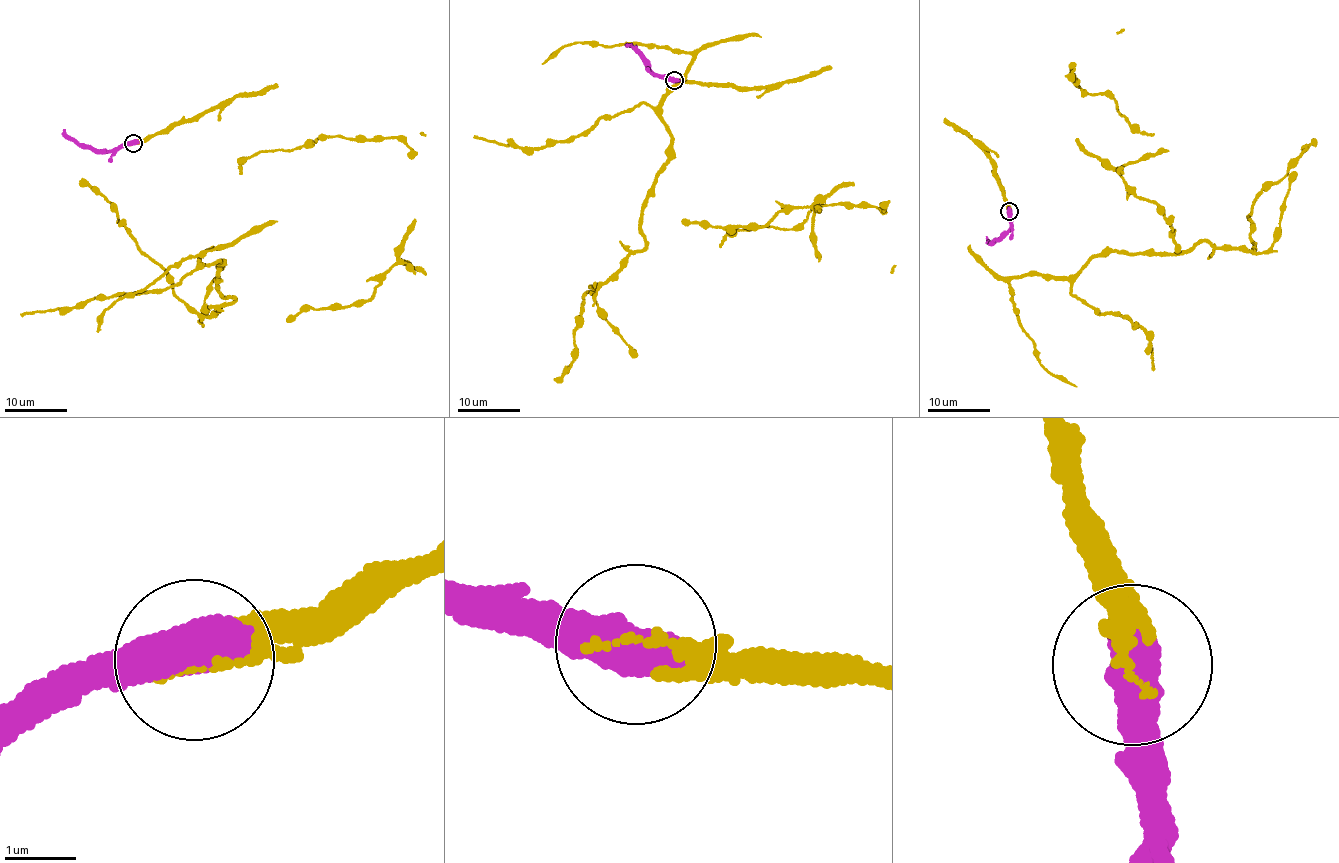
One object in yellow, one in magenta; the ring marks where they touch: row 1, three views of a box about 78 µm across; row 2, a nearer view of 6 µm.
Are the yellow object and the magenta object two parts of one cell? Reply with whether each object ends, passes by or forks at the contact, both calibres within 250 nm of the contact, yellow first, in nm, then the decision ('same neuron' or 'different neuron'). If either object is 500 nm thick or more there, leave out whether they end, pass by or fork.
150/700 nm | same neuron

